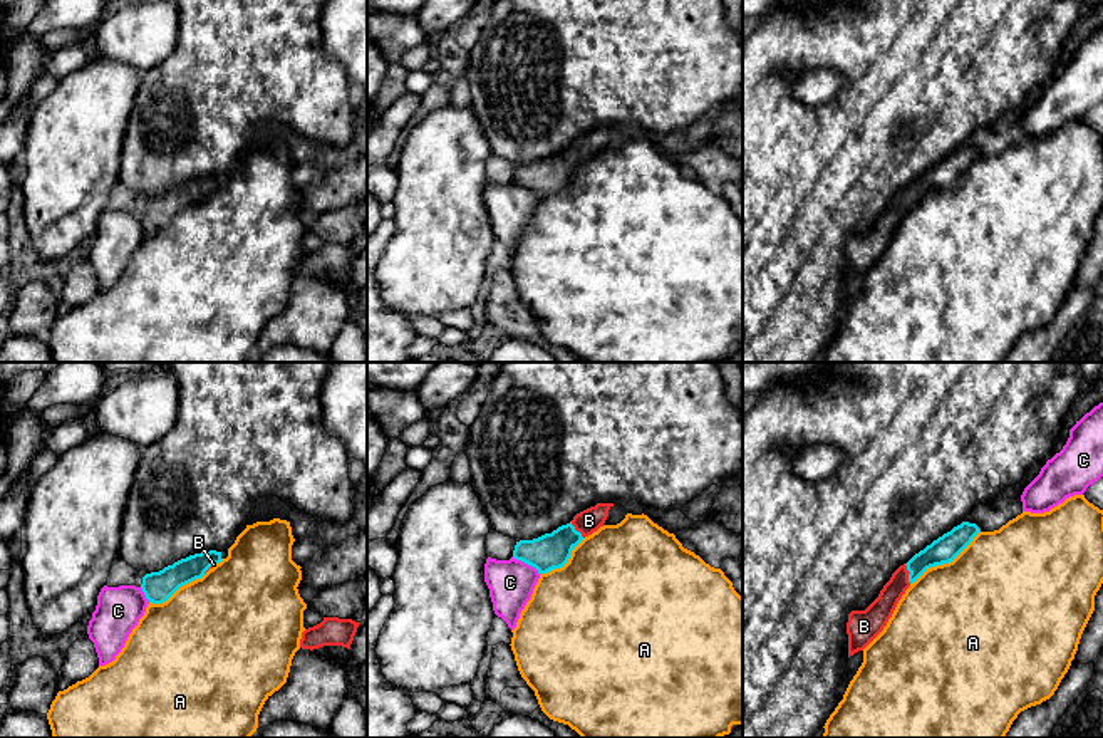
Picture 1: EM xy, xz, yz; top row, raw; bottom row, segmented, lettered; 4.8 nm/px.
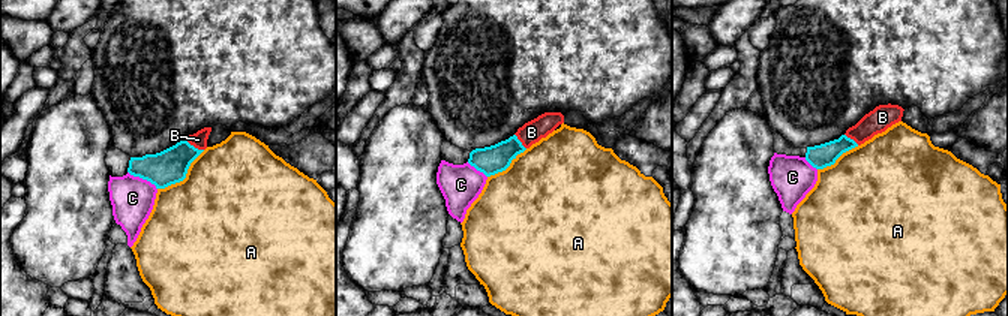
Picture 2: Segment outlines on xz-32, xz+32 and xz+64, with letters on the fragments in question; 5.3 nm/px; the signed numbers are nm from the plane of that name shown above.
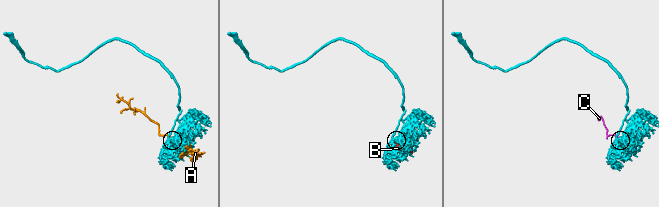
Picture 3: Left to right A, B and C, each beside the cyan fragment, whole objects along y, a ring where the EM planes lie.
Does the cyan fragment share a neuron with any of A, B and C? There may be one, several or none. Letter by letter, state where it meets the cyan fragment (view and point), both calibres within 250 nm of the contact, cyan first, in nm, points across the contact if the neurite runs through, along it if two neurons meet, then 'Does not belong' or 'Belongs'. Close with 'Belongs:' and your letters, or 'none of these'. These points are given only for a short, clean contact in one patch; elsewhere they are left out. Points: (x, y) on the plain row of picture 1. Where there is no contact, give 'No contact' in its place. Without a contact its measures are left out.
A: Touches cyan at yz (946, 187). Thickness 130 nm (cyan) against 500 nm. Does not belong
B: Touches cyan at yz (909, 198). Thickness 130 nm (cyan) against 120 nm. Belongs
C: Touches cyan at xz (527, 187). Thickness 180 nm (cyan) against 220 nm. Does not belong
Belongs: B

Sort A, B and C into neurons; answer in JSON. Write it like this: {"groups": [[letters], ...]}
{"groups": [["A", "C"], ["B"]]}

